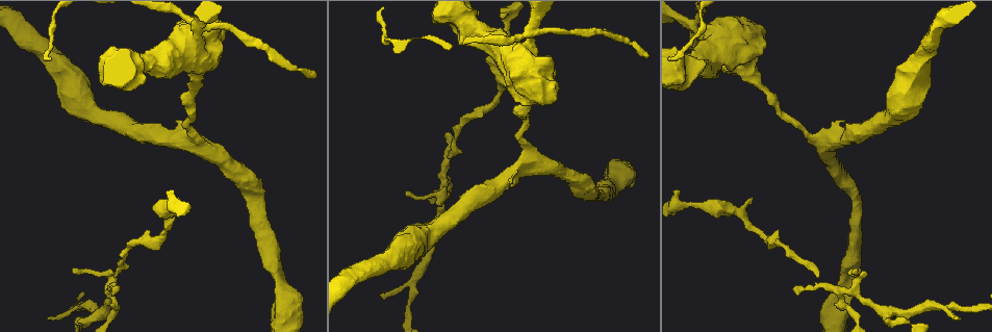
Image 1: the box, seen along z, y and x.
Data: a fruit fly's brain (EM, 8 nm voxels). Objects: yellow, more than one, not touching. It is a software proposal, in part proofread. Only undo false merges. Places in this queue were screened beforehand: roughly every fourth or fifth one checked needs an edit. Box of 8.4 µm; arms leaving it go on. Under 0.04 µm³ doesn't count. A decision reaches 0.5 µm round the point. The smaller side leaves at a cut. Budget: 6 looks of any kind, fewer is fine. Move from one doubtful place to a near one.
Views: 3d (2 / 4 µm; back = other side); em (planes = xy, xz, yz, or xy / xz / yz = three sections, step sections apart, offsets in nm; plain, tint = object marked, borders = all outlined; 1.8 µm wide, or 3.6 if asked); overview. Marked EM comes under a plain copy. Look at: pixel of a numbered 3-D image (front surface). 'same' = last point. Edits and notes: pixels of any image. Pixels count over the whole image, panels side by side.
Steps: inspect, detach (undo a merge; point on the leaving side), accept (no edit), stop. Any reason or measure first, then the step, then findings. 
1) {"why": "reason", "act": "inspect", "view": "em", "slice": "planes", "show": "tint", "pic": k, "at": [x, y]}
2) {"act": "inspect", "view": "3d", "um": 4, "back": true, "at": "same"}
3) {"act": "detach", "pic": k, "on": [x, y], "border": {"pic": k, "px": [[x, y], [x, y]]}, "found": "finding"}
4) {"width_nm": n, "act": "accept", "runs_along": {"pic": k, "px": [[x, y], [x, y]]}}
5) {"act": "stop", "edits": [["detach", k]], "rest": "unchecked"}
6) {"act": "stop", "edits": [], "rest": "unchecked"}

{"why": "narrows sharply", "act": "inspect", "view": "3d", "um": 4, "pic": 1, "at": [443, 180]}

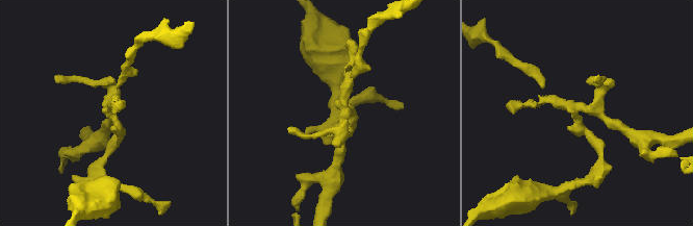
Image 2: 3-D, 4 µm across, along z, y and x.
{"act": "inspect", "view": "em", "slice": "planes", "show": "tint", "pic": 2, "at": [109, 111]}

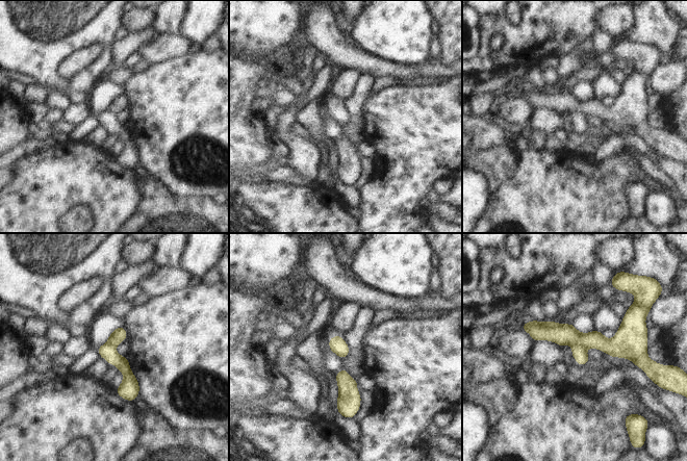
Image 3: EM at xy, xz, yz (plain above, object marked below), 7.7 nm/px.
{"act": "detach", "pic": 3, "on": [579, 353], "part_leaving": {"pic": 3, "px": [[104, 347], [125, 368], [131, 398]]}, "found": "two neurons meet here"}

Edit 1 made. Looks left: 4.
{"why": "see it whole again", "act": "inspect", "view": "overview"}

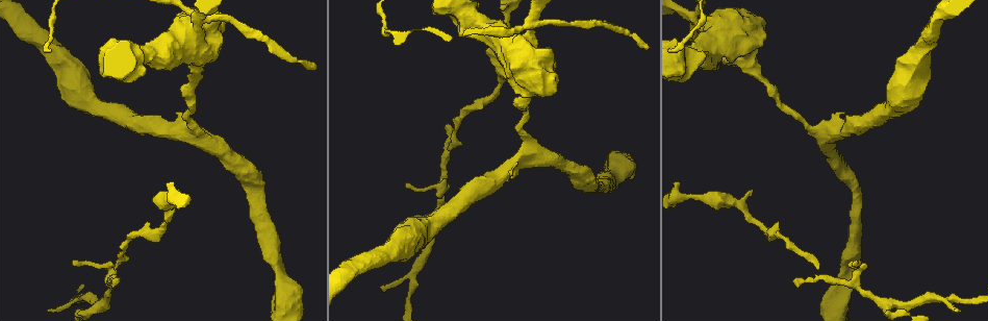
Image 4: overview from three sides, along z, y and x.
{"why": "thick turns thin", "act": "inspect", "view": "em", "um": 3.6, "slice": "planes", "show": "tint", "pic": 4, "at": [619, 166]}

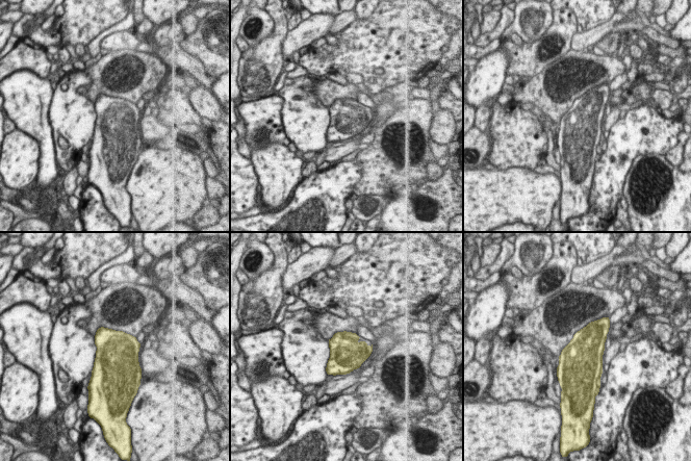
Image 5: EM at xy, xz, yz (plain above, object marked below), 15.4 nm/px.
{"width_nm": 600, "act": "accept", "found": "all the same neuron"}

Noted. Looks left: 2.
{"why": "three arms meet", "act": "inspect", "view": "3d", "um": 4, "pic": 4, "at": [817, 133]}

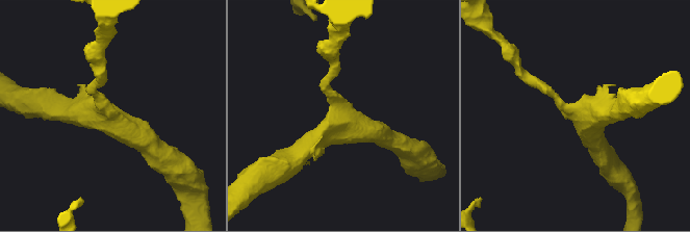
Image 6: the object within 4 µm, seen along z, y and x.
{"why": "need the tissue", "act": "inspect", "view": "em", "slice": "planes", "show": "tint", "pic": 6, "at": [338, 117]}

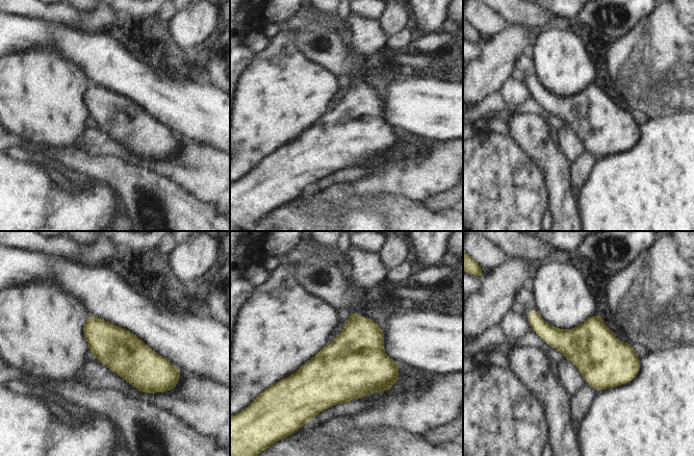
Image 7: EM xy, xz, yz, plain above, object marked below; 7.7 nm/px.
{"width_nm": 320, "act": "accept", "found": "all the same neuron"}

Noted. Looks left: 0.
{"act": "stop", "edits": [["detach", 3]], "rest": "unchecked"}

